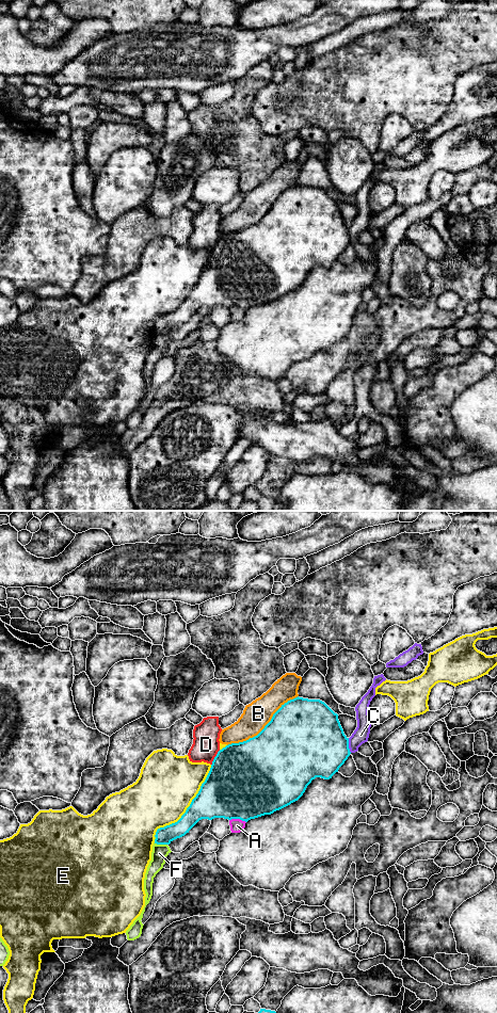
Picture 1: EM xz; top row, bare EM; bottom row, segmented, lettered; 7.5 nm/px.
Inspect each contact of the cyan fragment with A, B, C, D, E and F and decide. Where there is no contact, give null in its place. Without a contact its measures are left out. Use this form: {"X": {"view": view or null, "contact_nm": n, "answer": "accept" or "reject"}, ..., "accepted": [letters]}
{"A": {"view": "xz", "contact_nm": 130, "answer": "reject"}, "B": {"view": "xz", "contact_nm": 650, "answer": "reject"}, "C": {"view": "xz", "contact_nm": 110, "answer": "reject"}, "D": {"view": "xz", "contact_nm": 140, "answer": "reject"}, "E": {"view": "xz", "contact_nm": 700, "answer": "reject"}, "F": {"view": "xz", "contact_nm": 110, "answer": "accept"}, "accepted": ["F"]}

